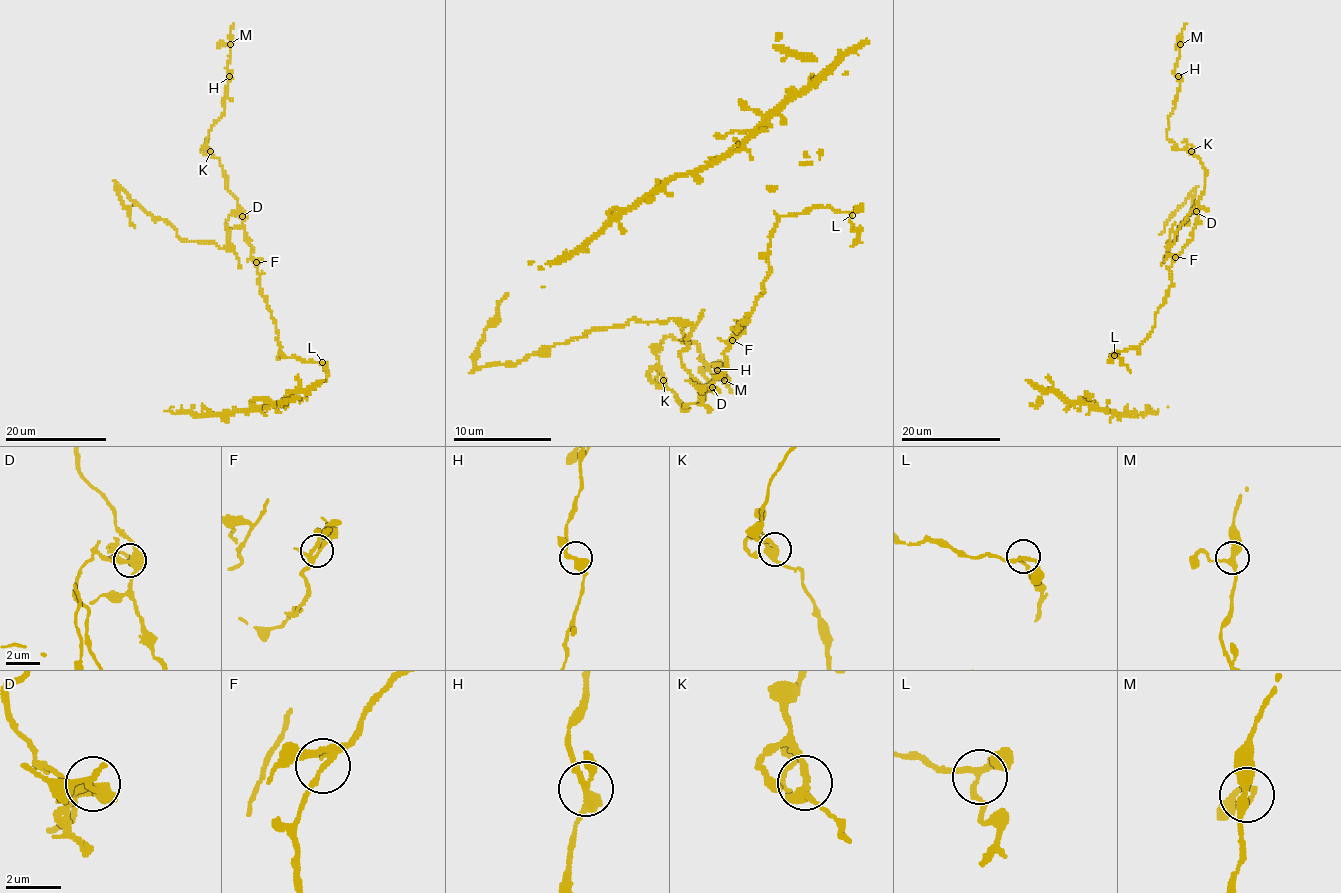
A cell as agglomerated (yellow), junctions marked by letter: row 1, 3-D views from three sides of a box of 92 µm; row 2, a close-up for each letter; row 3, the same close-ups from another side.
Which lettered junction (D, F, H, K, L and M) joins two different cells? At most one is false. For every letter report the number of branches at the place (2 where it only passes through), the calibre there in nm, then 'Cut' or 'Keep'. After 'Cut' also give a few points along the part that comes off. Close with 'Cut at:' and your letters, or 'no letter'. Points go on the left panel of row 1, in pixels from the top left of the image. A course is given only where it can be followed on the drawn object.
D: Branches: 4. Thickness 360 nm. Cut. Course of the part to remove: (243, 216), (228, 218), (232, 248), (183, 241), (117, 183), (135, 228)
F: Branches: 4. Thickness 170 nm. Keep
H: Branches: 3. Thickness 320 nm. Keep
K: Branches: 4. Thickness 280 nm. Keep
L: Branches: 3. Thickness 200 nm. Keep
M: Branches: 3. Thickness 300 nm. Keep
Cut at: D

